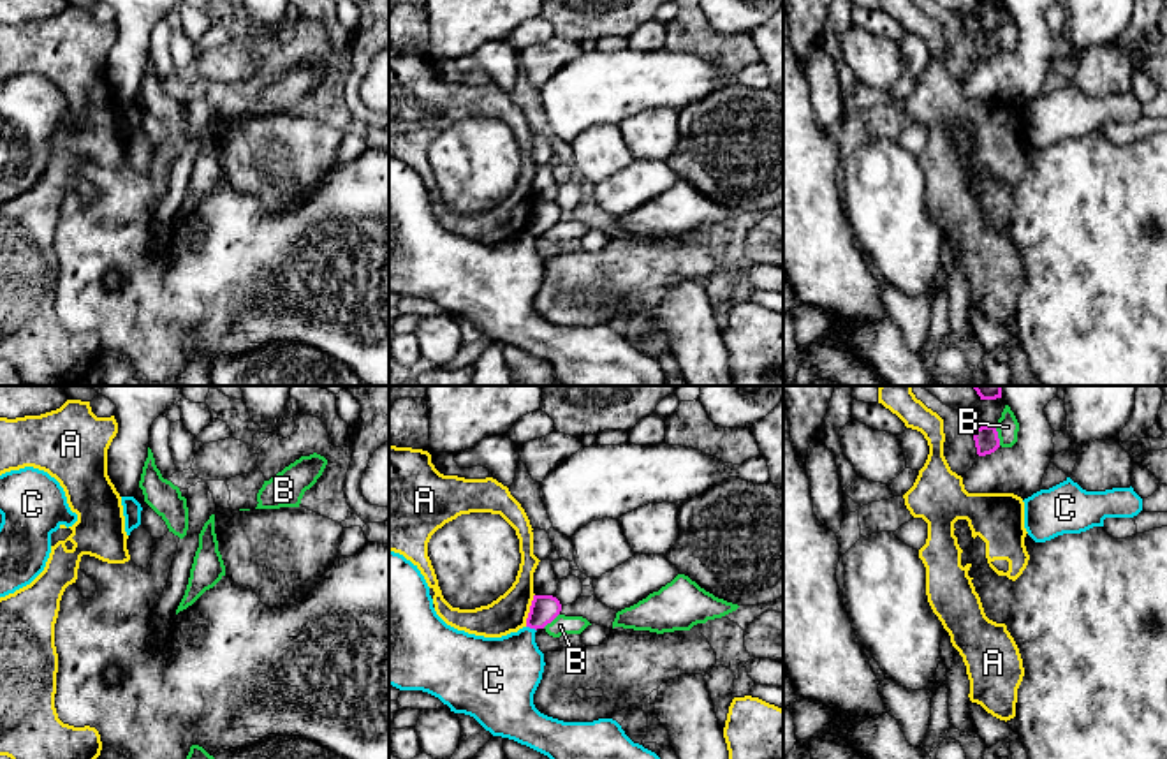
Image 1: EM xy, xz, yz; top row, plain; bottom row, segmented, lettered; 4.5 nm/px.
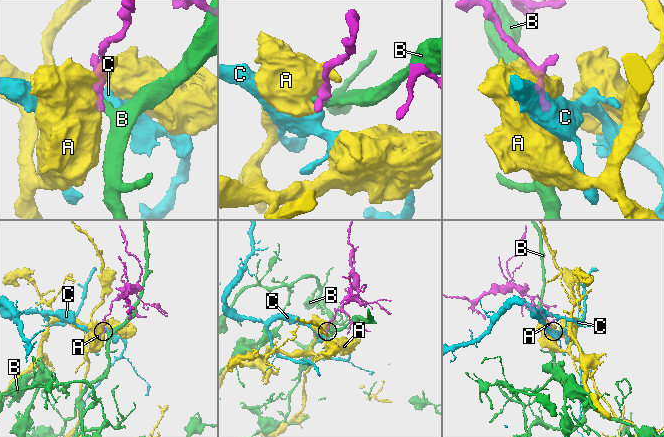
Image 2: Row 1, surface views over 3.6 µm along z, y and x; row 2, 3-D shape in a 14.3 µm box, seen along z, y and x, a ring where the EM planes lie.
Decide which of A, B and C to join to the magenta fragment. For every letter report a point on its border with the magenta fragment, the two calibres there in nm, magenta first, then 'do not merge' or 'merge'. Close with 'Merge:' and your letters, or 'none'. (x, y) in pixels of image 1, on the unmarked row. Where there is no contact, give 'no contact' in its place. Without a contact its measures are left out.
A: xz (530, 215) | 130/170 nm | do not merge
B: yz (997, 41) | 110/110 nm | do not merge
C: xz (532, 233) | 130/340 nm | do not merge
Merge: none

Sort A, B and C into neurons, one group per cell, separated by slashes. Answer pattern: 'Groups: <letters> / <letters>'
Groups: A / B / C

